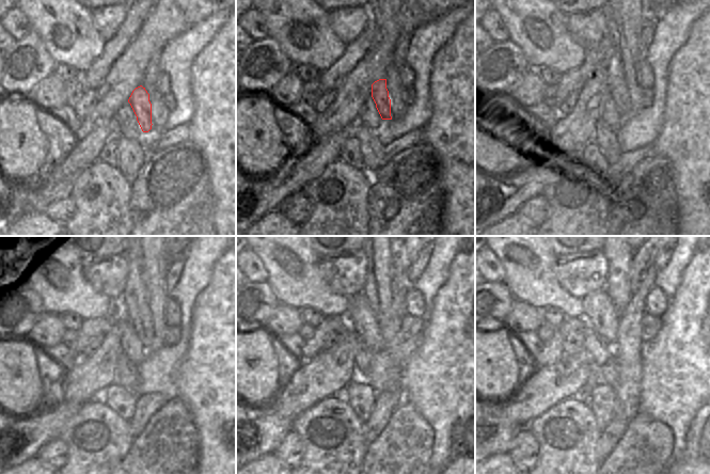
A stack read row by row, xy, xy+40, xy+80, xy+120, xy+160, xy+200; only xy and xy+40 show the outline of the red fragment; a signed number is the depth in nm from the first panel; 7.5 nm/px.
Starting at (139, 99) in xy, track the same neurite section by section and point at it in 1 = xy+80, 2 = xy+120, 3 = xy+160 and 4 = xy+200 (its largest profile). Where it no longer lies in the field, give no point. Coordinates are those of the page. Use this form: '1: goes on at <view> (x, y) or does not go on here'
1: goes on at xy+80 (617, 88)
2: goes on at xy+120 (133, 300)
3: goes on at xy+160 (377, 289)
4: goes on at xy+200 (618, 257)

